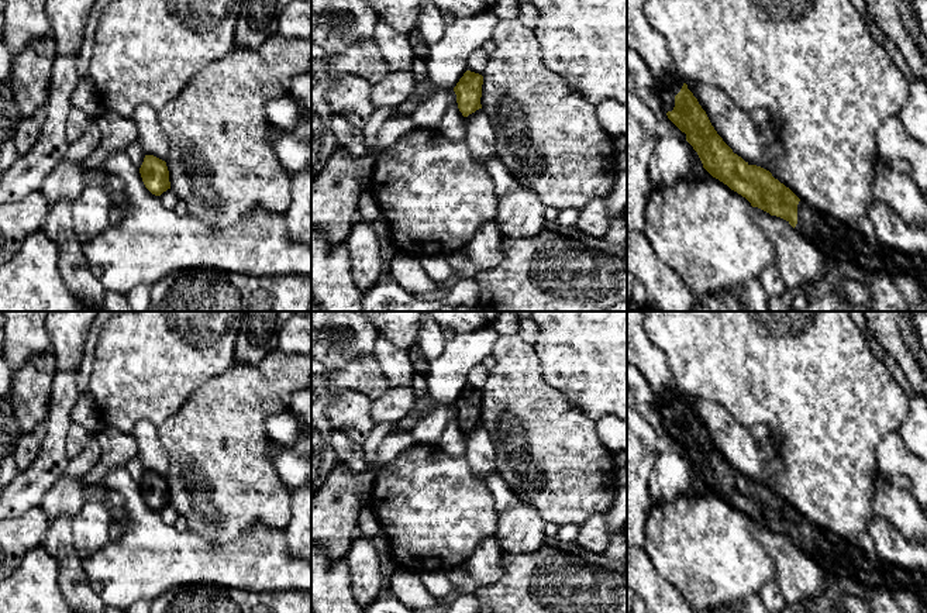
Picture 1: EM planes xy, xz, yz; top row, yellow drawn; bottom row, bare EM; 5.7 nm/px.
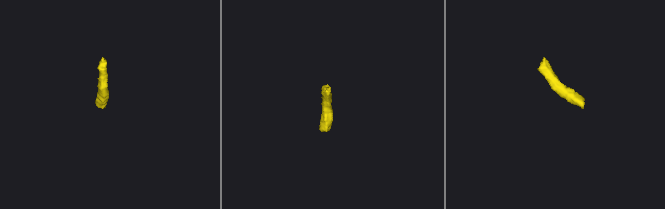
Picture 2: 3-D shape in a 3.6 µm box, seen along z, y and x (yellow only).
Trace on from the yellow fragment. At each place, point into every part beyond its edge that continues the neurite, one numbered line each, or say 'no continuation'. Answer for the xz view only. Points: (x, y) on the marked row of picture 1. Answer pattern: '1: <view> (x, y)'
no continuation

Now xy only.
no continuation

